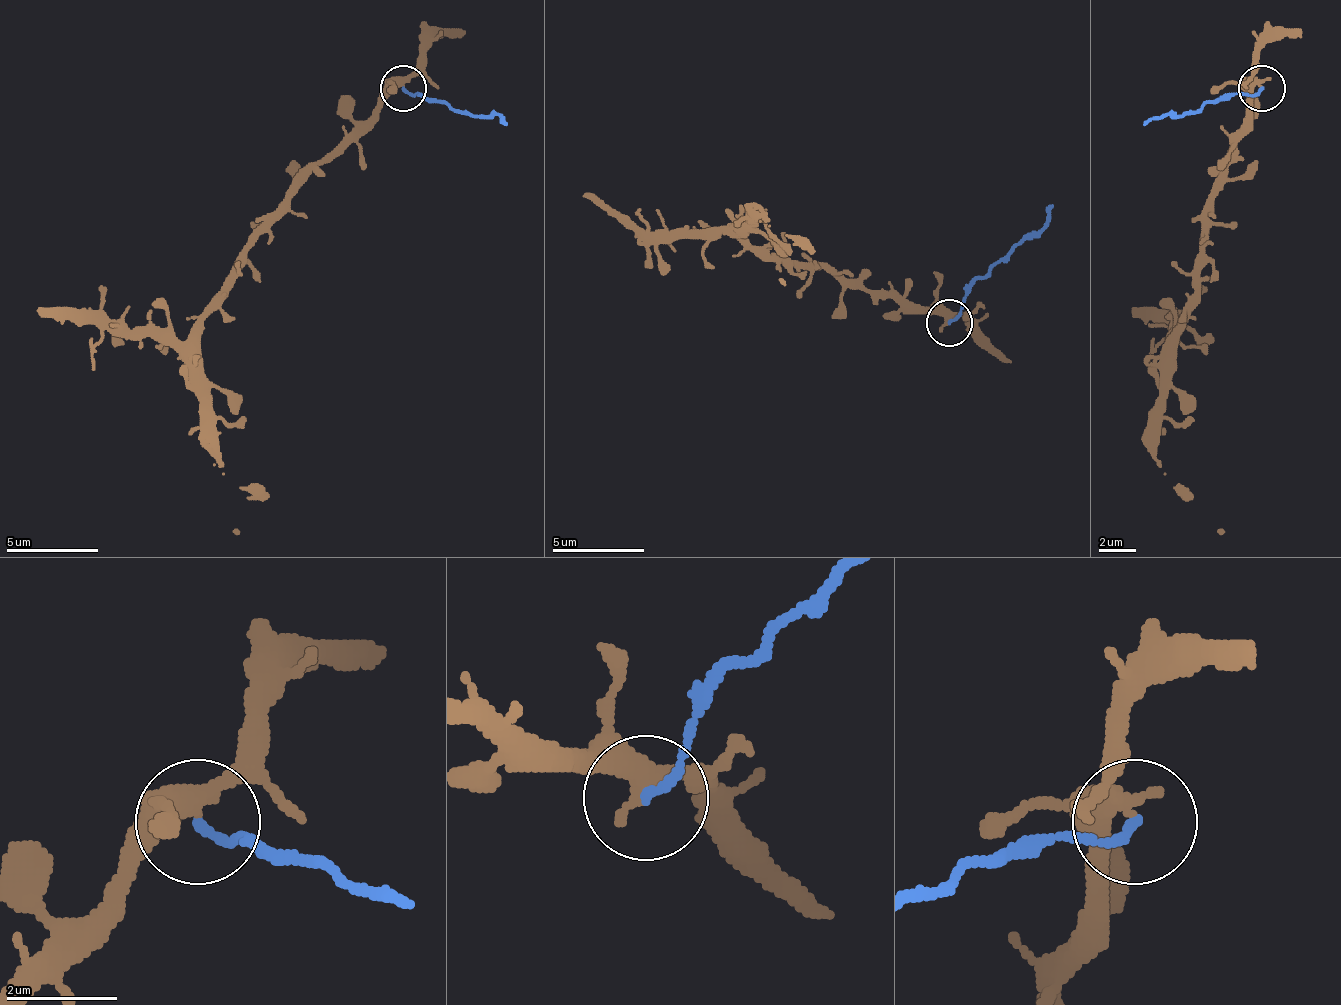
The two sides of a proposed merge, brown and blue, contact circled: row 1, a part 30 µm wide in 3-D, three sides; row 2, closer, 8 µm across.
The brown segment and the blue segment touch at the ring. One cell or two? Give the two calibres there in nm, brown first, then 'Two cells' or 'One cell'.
Thickness 320 nm (brown) against 170 nm. Two cells

